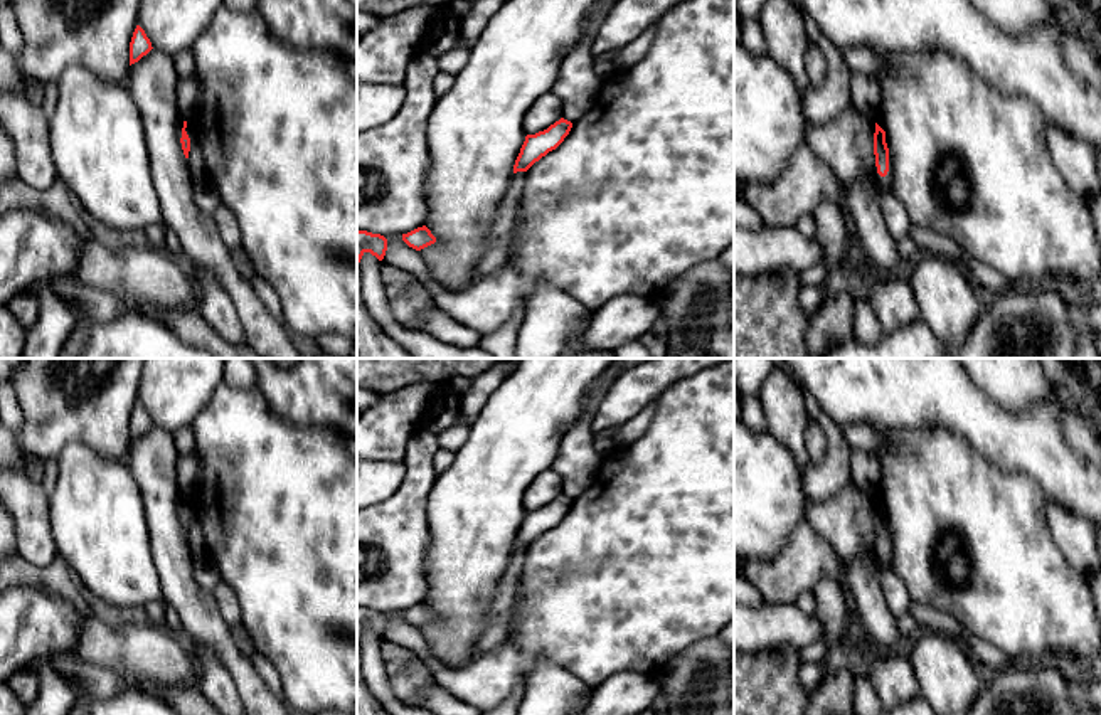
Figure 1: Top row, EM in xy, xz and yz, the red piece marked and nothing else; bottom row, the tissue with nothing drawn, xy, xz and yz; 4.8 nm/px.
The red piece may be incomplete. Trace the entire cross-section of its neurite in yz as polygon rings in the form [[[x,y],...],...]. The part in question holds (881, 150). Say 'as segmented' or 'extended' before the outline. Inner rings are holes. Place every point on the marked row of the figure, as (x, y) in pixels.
as segmented; [[[875,123],[874,133],[874,155],[875,155],[875,167],[880,177],[886,177],[889,172],[889,148],[886,143],[886,131]]]

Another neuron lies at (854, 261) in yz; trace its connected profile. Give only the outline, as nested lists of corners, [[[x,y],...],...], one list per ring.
[[[847,232],[845,256],[842,257],[838,266],[842,266],[854,276],[872,271],[870,261],[867,259],[857,234]]]

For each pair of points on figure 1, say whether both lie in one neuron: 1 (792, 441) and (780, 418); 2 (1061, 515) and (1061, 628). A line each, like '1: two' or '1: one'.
1: one
2: two

